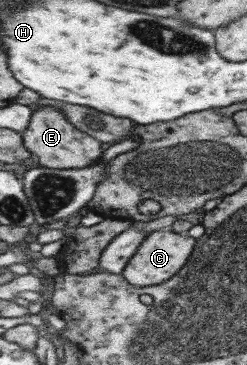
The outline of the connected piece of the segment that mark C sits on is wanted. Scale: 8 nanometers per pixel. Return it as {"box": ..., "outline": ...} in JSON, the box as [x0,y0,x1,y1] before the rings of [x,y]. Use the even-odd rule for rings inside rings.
{"box":[124,231,197,287],"outline":[[[157,231],[151,233],[145,239],[137,251],[137,255],[131,259],[127,265],[124,276],[137,287],[149,287],[151,285],[161,285],[165,281],[176,277],[177,273],[185,267],[187,260],[193,255],[193,249],[197,248],[197,239],[189,235],[179,235],[171,231]]]}

